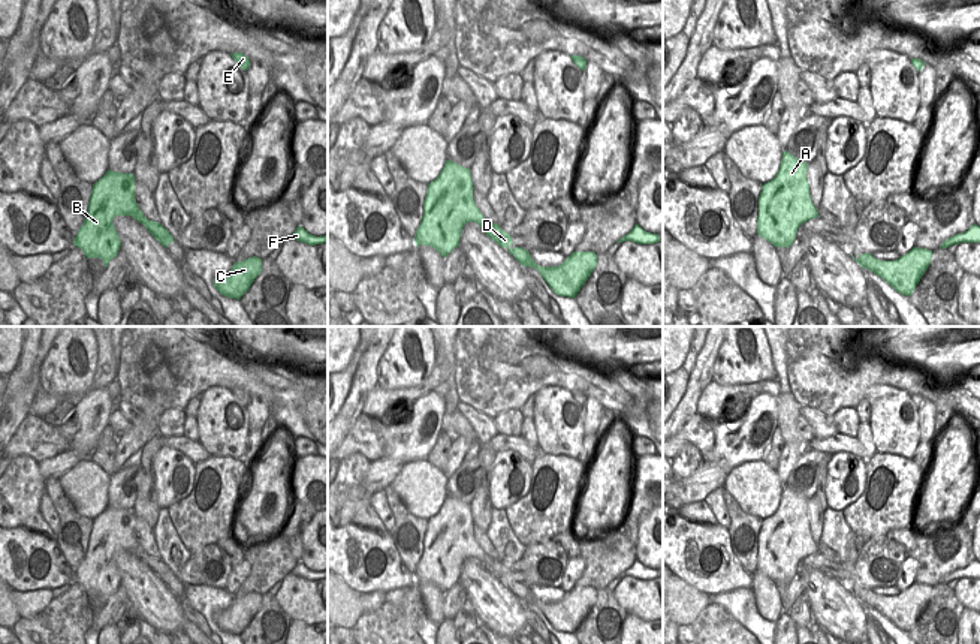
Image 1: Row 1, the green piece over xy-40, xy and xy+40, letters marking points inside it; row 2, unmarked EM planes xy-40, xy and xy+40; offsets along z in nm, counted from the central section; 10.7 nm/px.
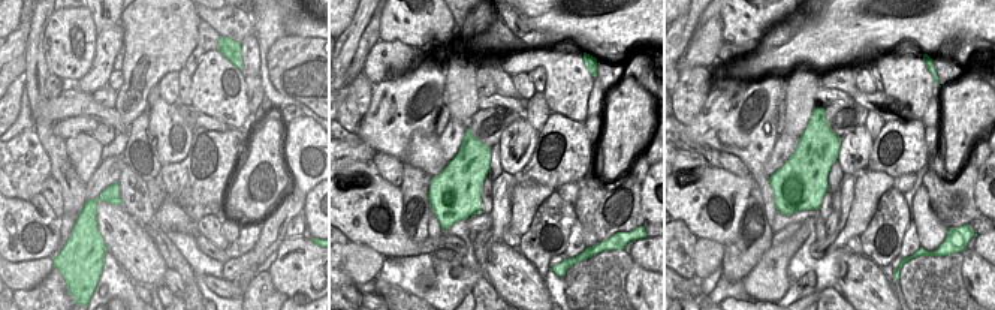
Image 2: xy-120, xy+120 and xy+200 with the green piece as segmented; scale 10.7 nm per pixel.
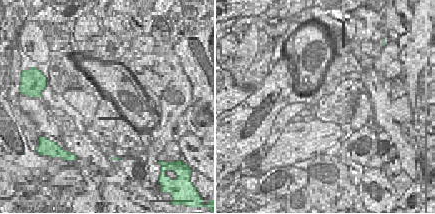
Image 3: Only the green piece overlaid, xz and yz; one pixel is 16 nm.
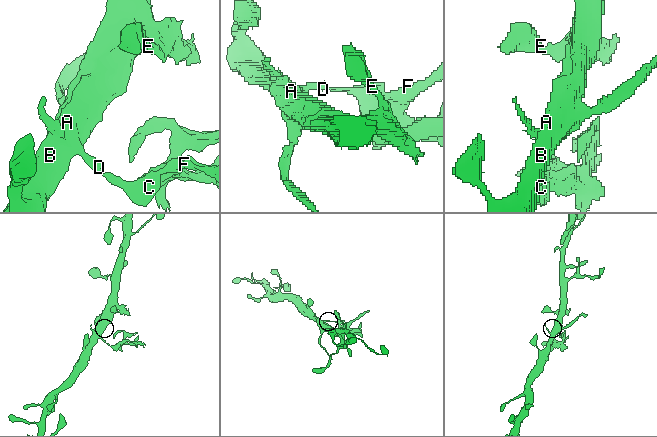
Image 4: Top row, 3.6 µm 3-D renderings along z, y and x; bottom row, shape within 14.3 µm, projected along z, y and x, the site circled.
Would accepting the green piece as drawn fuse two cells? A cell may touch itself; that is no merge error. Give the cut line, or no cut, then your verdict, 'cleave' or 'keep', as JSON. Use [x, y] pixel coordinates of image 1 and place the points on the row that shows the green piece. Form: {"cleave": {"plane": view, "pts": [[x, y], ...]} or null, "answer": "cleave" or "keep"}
{"cleave": {"plane": "xy", "pts": [[515, 247], [512, 253]]}, "answer": "cleave"}

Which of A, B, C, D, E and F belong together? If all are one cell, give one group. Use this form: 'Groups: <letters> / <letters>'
Groups: A B D E / C F.

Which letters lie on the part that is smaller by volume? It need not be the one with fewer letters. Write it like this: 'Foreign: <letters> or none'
Foreign: C, F.

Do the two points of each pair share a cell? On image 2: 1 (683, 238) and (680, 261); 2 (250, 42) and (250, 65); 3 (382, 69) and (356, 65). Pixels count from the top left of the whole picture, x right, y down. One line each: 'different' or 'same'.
1: same
2: same
3: different

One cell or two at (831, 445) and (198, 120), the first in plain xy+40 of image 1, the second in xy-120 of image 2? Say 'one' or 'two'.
one

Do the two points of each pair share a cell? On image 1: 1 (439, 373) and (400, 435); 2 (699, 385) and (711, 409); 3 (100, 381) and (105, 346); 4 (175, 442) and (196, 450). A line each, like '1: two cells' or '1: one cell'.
1: two cells
2: two cells
3: one cell
4: one cell

